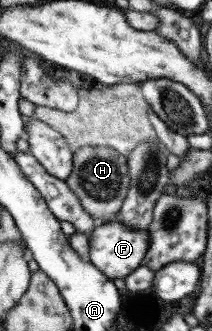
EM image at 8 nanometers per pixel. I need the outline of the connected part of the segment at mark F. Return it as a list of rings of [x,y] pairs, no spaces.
[[[118,221],[105,222],[95,226],[90,232],[89,262],[110,280],[126,278],[143,265],[144,256],[150,246],[150,231],[134,230]]]

